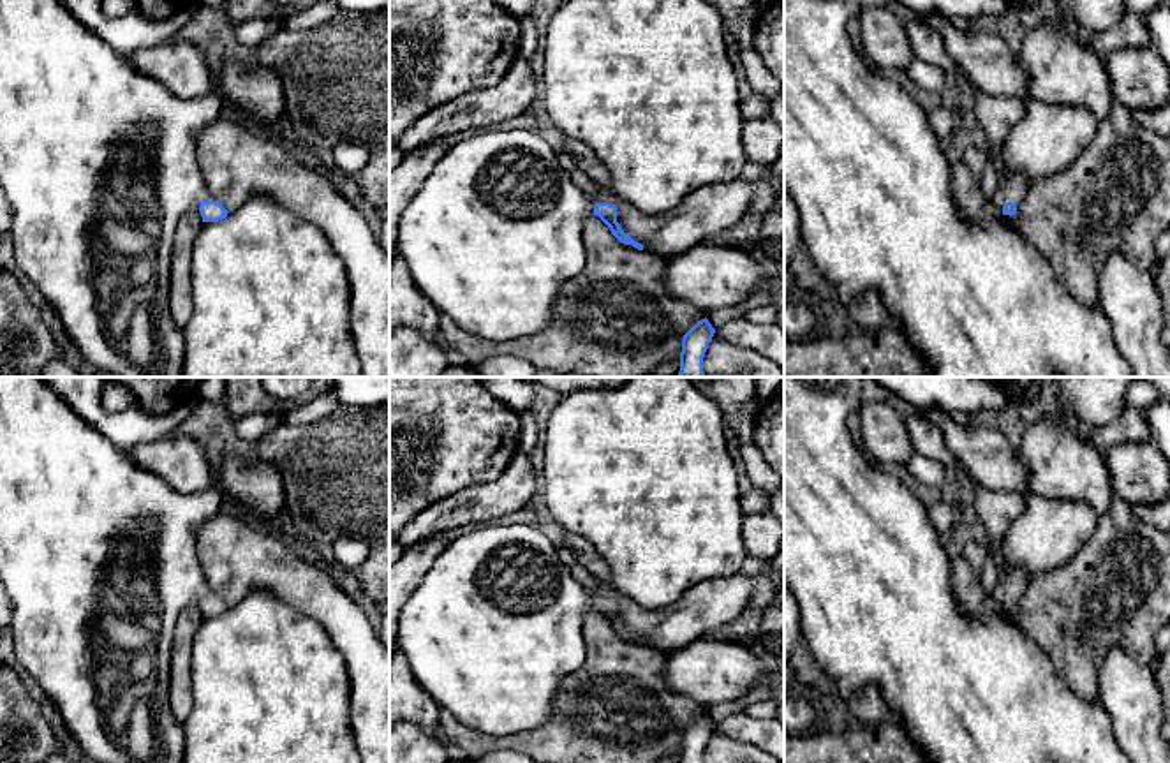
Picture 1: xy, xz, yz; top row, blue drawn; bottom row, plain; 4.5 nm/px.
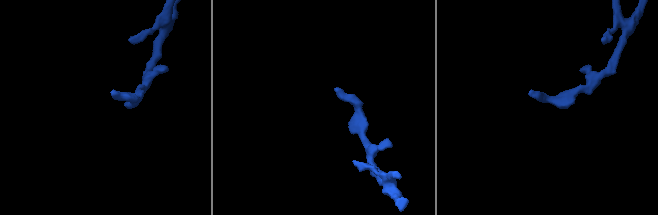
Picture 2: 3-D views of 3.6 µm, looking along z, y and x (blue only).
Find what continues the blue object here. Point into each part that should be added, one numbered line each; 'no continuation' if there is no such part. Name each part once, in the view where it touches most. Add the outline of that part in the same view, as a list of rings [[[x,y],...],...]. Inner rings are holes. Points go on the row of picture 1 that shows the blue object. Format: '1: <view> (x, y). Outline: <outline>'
1: xy (97, 161). Outline: [[[0,0],[0,187],[12,210],[14,259],[55,308],[67,338],[100,372],[183,377],[183,330],[169,310],[171,252],[181,217],[208,199],[196,134],[222,109],[215,92],[181,99],[136,70],[58,0]]]

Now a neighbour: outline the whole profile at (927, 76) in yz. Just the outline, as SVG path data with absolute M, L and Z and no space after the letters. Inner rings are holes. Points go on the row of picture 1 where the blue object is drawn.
M916 56L906 69L906 74L913 79L915 85L937 95L948 83L948 78L941 67L923 62Z

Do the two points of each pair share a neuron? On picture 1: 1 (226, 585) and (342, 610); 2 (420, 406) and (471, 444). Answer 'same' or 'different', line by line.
1: same
2: same

